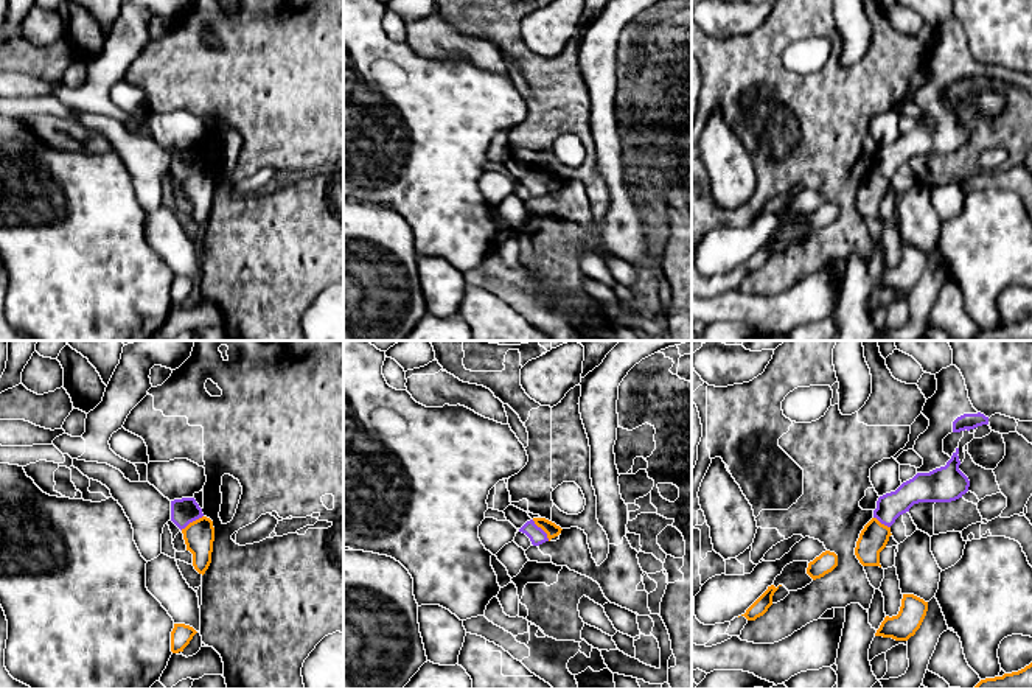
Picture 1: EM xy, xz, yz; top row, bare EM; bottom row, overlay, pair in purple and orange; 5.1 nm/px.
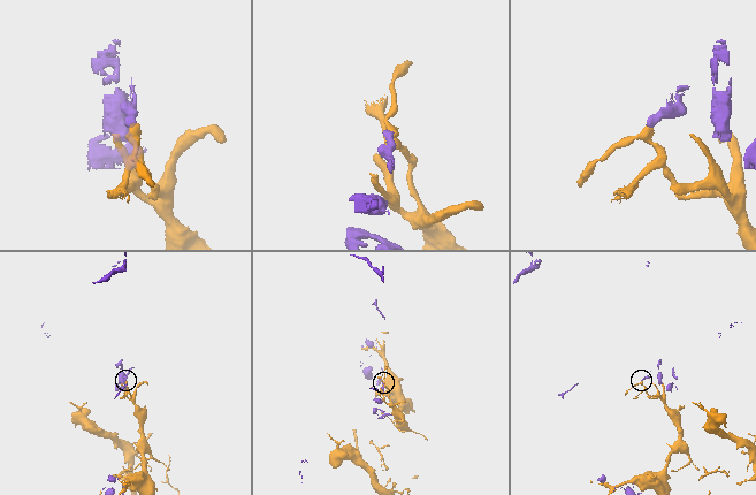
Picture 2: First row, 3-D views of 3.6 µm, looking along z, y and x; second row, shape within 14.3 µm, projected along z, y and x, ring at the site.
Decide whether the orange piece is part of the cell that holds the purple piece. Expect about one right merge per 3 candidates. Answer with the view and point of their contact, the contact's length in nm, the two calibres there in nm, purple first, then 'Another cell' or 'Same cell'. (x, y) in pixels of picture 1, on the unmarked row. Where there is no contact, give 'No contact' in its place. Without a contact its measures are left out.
Touches purple at xz (543, 182). Shared border 140 nm. Thickness 90 nm (purple) against 70 nm. Another cell

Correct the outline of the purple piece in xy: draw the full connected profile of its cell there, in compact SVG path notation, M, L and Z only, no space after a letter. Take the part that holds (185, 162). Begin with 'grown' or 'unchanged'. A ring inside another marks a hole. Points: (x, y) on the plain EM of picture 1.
unchanged; M182 149L171 152L171 173L180 182L202 168L202 160L199 159L194 149Z

